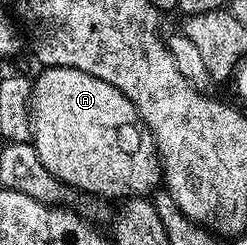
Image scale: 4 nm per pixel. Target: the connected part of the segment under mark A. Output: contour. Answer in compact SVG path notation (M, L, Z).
M43 67L40 72L31 84L30 142L37 157L41 157L41 165L62 183L92 197L122 201L128 197L150 196L156 190L154 187L160 186L163 164L155 137L143 124L133 101L129 101L121 89L109 85L109 81L101 81L101 77L93 77L93 73L81 73L81 69Z

